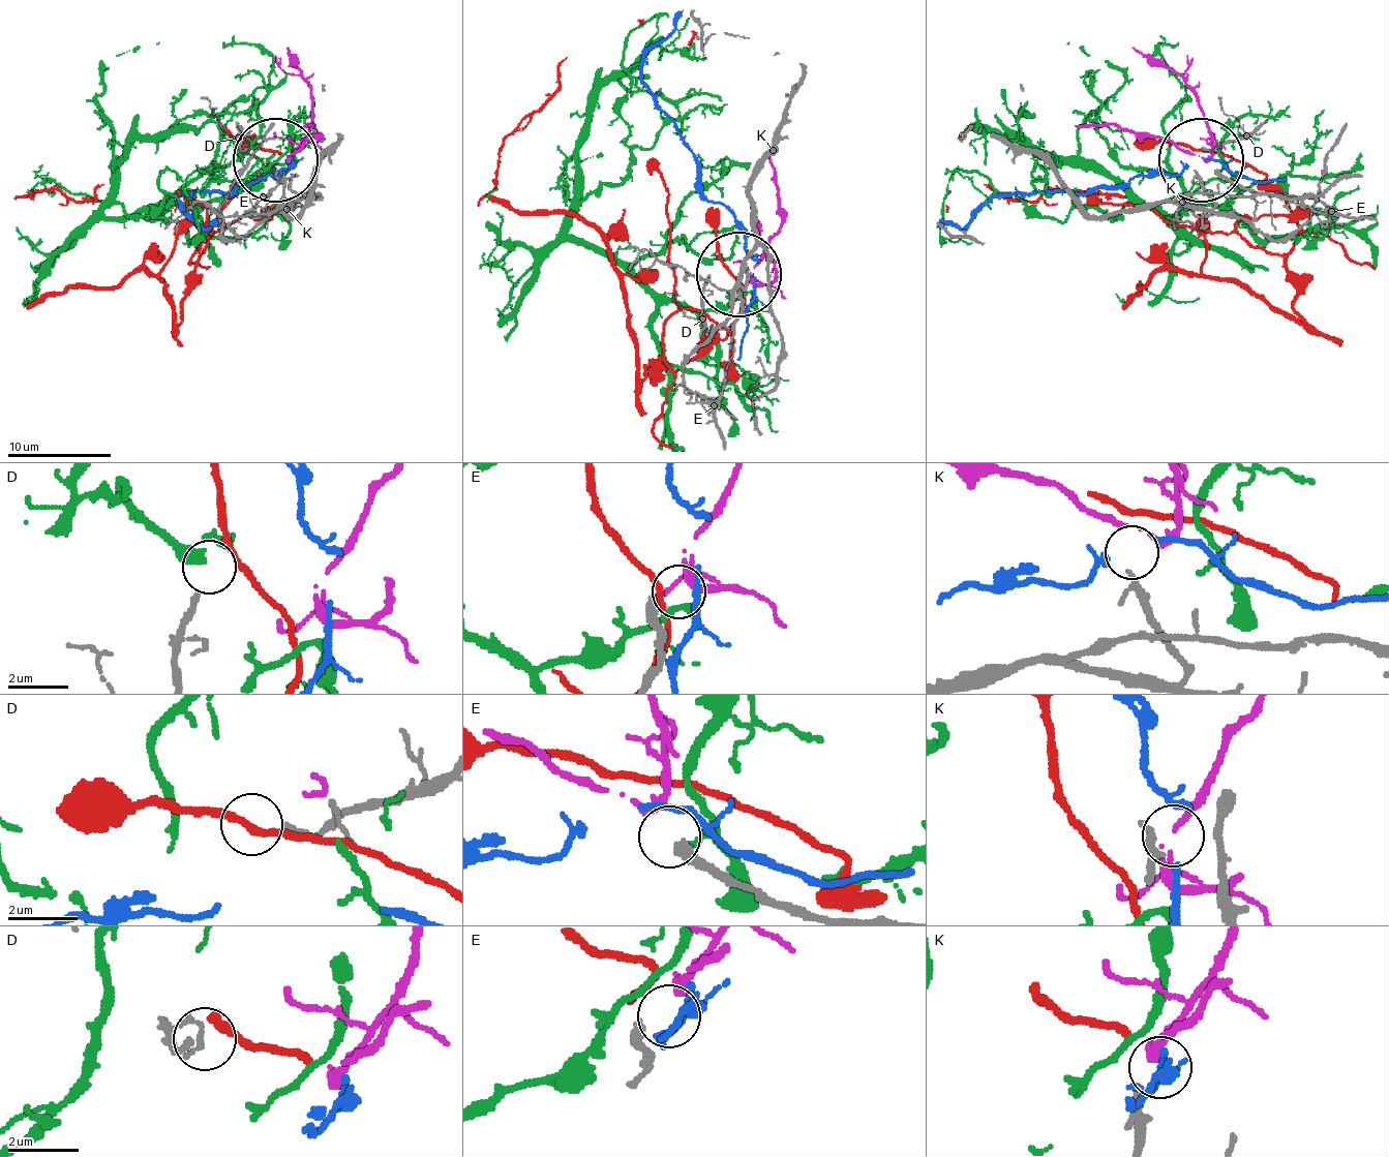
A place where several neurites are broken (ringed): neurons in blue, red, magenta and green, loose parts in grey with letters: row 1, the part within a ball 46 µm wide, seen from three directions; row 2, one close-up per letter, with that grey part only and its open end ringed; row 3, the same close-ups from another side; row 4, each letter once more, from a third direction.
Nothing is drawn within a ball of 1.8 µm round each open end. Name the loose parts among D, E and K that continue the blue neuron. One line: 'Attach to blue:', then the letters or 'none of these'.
Attach to blue: none of these

